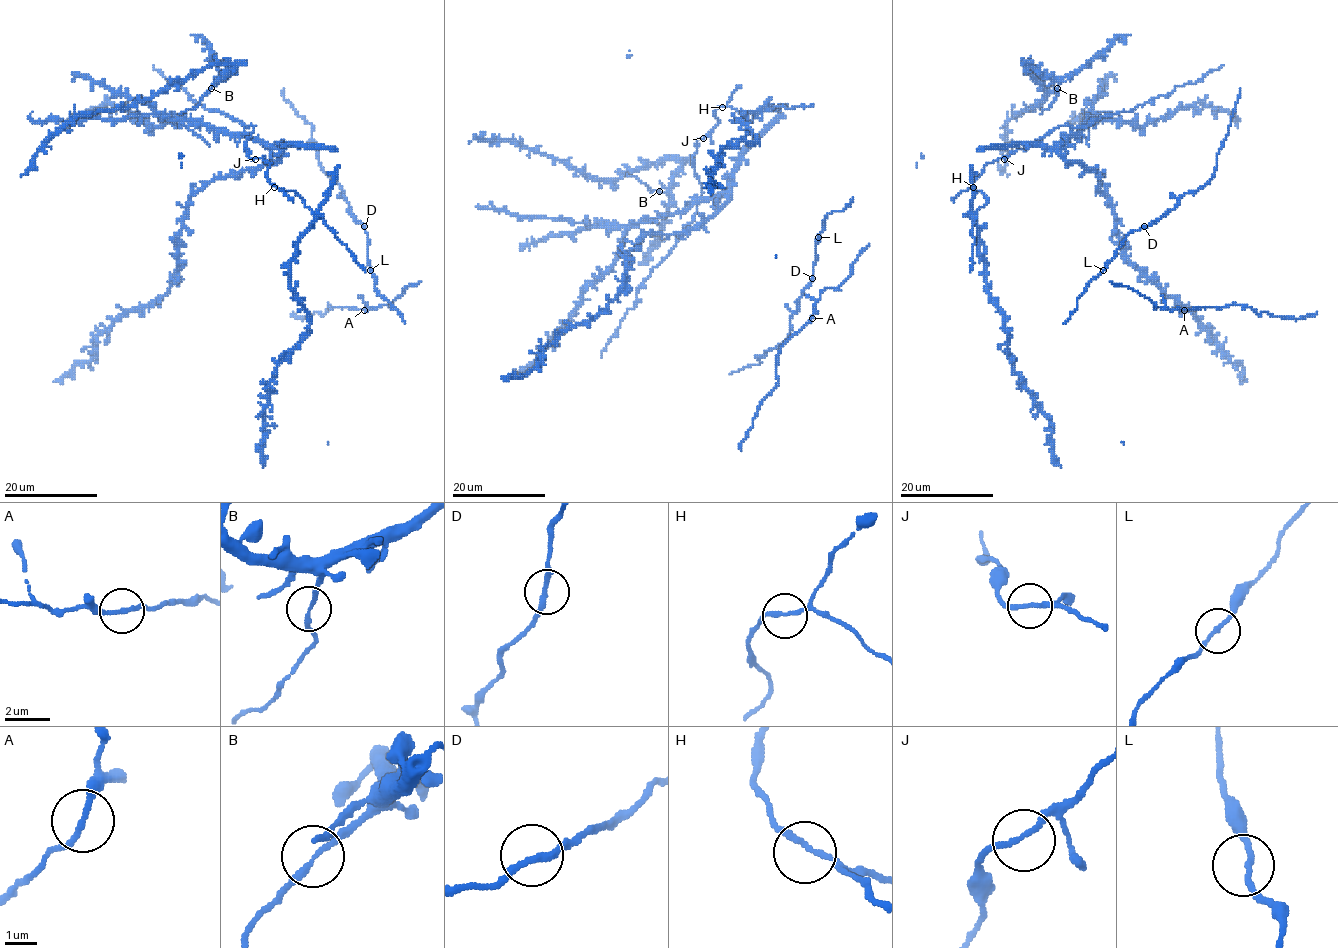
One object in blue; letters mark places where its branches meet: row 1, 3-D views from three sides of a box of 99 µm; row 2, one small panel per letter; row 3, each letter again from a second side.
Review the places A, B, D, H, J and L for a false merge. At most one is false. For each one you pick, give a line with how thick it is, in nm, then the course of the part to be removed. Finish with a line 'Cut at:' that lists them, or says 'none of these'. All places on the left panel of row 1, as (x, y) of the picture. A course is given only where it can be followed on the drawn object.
B: Thickness 190 nm. Course of the part to remove: (211, 88), (196, 106), (179, 114)
Cut at: B

